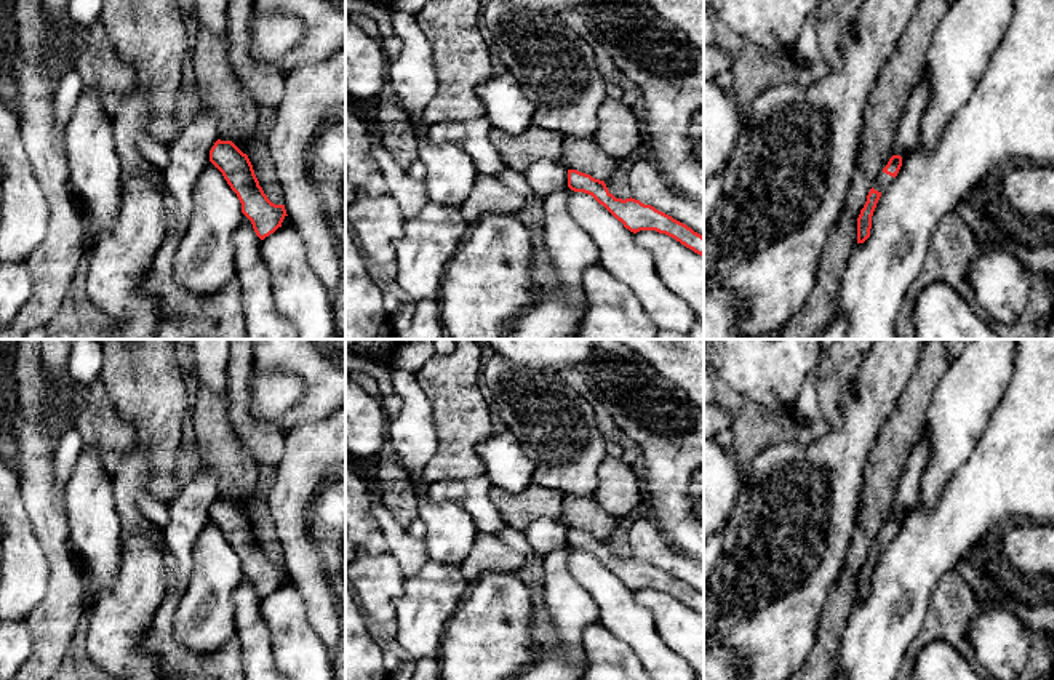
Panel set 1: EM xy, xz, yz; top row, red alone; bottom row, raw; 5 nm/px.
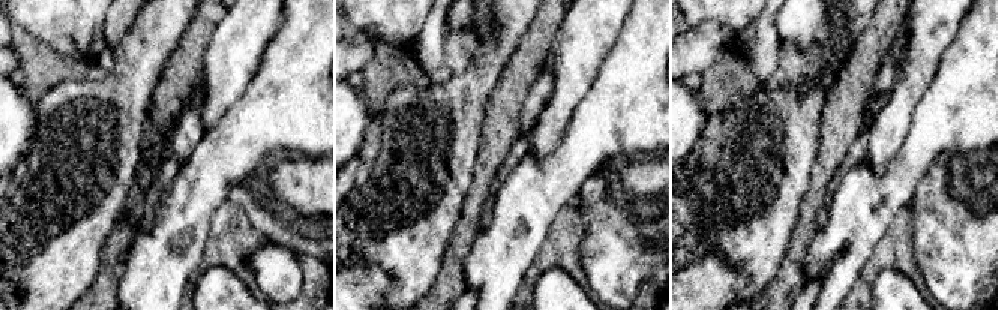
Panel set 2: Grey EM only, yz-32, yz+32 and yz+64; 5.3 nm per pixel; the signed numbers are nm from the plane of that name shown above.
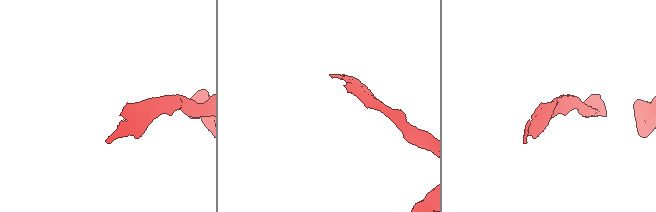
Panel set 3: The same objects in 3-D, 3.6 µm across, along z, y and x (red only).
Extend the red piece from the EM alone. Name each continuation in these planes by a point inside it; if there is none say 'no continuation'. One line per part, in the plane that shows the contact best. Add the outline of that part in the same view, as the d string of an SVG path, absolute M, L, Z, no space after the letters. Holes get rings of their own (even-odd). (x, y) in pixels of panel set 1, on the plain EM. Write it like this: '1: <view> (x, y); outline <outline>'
1: yz (883, 540); outline M881 528L881 531L876 534L876 539L873 542L873 547L883 552L891 544L892 539L894 539L894 536L889 534L889 533L886 533Z

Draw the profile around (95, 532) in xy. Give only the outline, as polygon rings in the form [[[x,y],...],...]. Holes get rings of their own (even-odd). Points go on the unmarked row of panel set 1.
[[[98,446],[74,450],[64,494],[69,541],[91,598],[112,587],[123,542],[114,502],[114,478]]]

